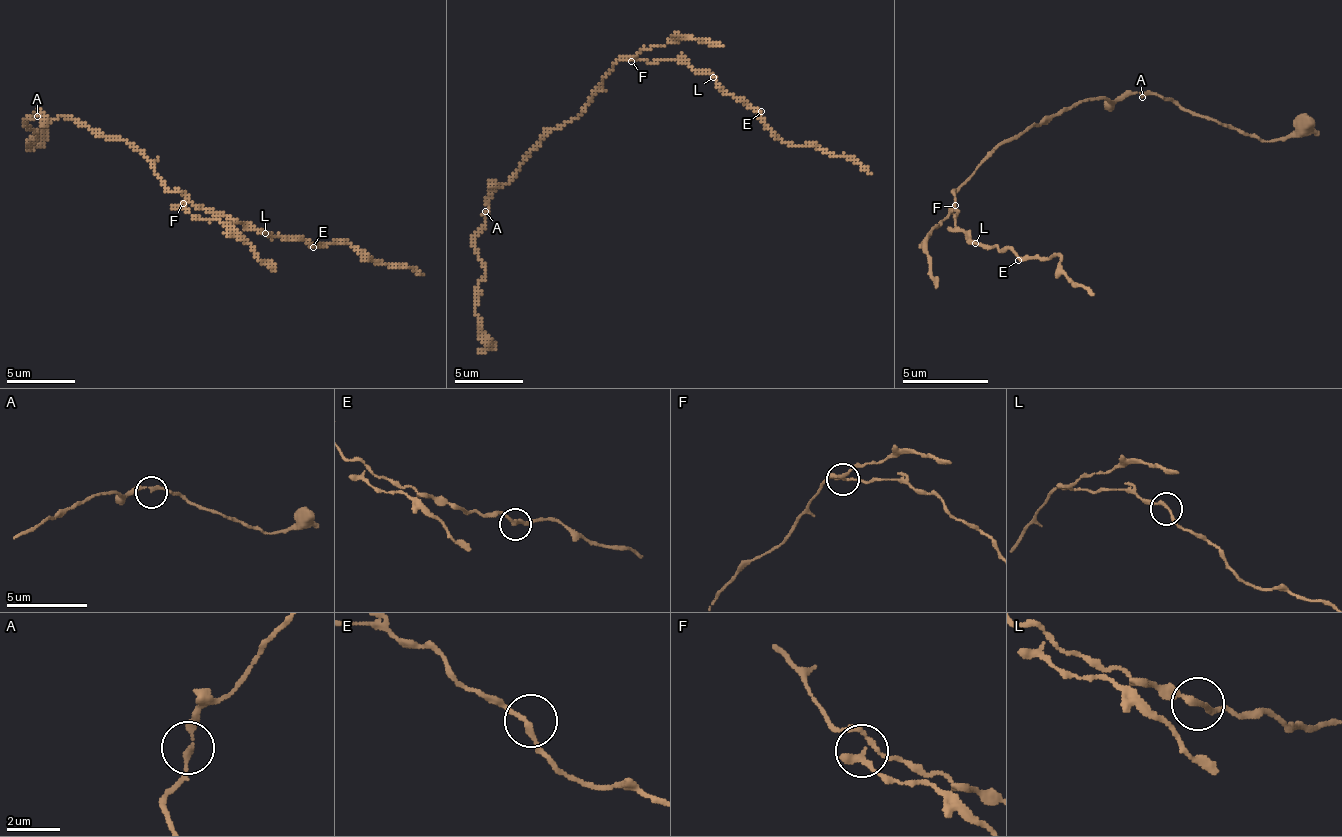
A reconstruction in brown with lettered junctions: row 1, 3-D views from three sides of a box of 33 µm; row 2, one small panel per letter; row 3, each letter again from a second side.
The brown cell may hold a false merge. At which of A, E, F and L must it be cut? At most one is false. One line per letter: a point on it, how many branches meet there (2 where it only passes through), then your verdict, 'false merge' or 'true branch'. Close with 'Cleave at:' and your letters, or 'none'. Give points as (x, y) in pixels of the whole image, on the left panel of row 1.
A: place (37, 116); branches 2; true branch
E: place (313, 247); branches 2; true branch
F: place (183, 203); branches 3; false merge
L: place (265, 233); branches 2; true branch
Cleave at: F

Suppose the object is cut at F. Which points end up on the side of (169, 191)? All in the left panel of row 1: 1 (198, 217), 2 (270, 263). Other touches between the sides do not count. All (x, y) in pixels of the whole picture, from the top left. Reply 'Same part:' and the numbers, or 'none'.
Same part: none

